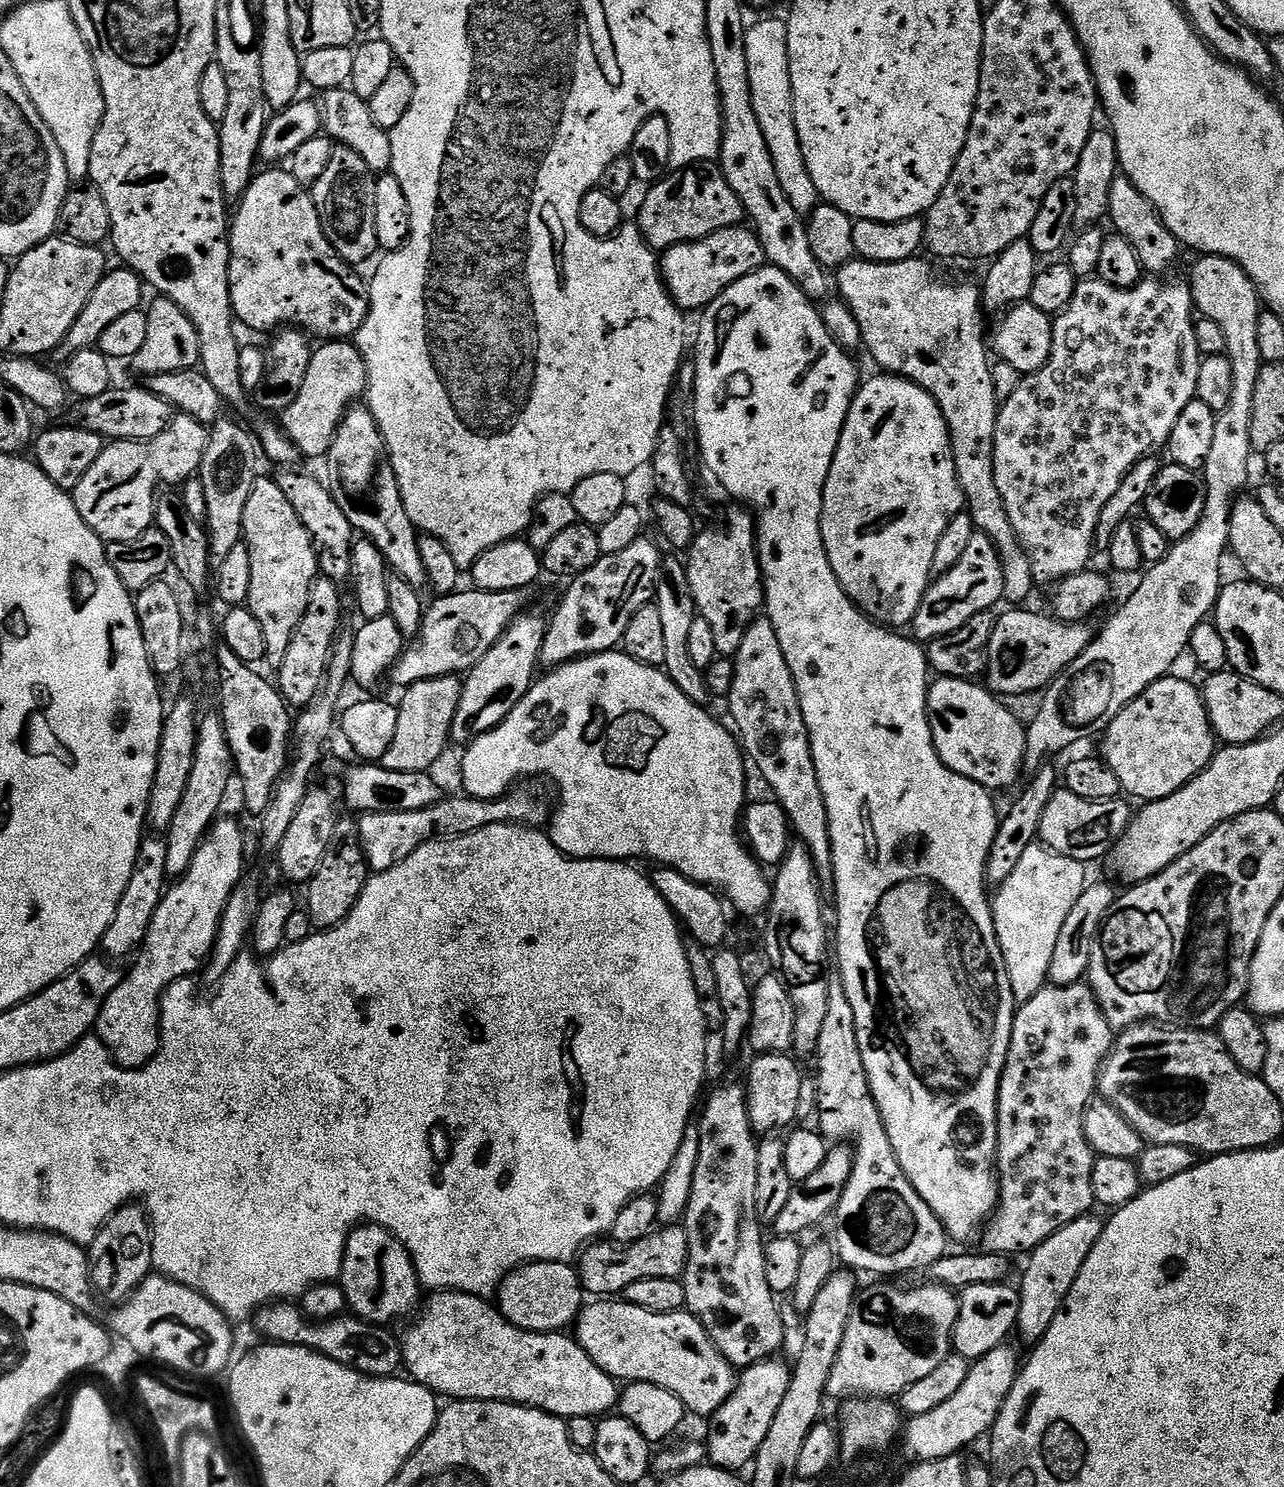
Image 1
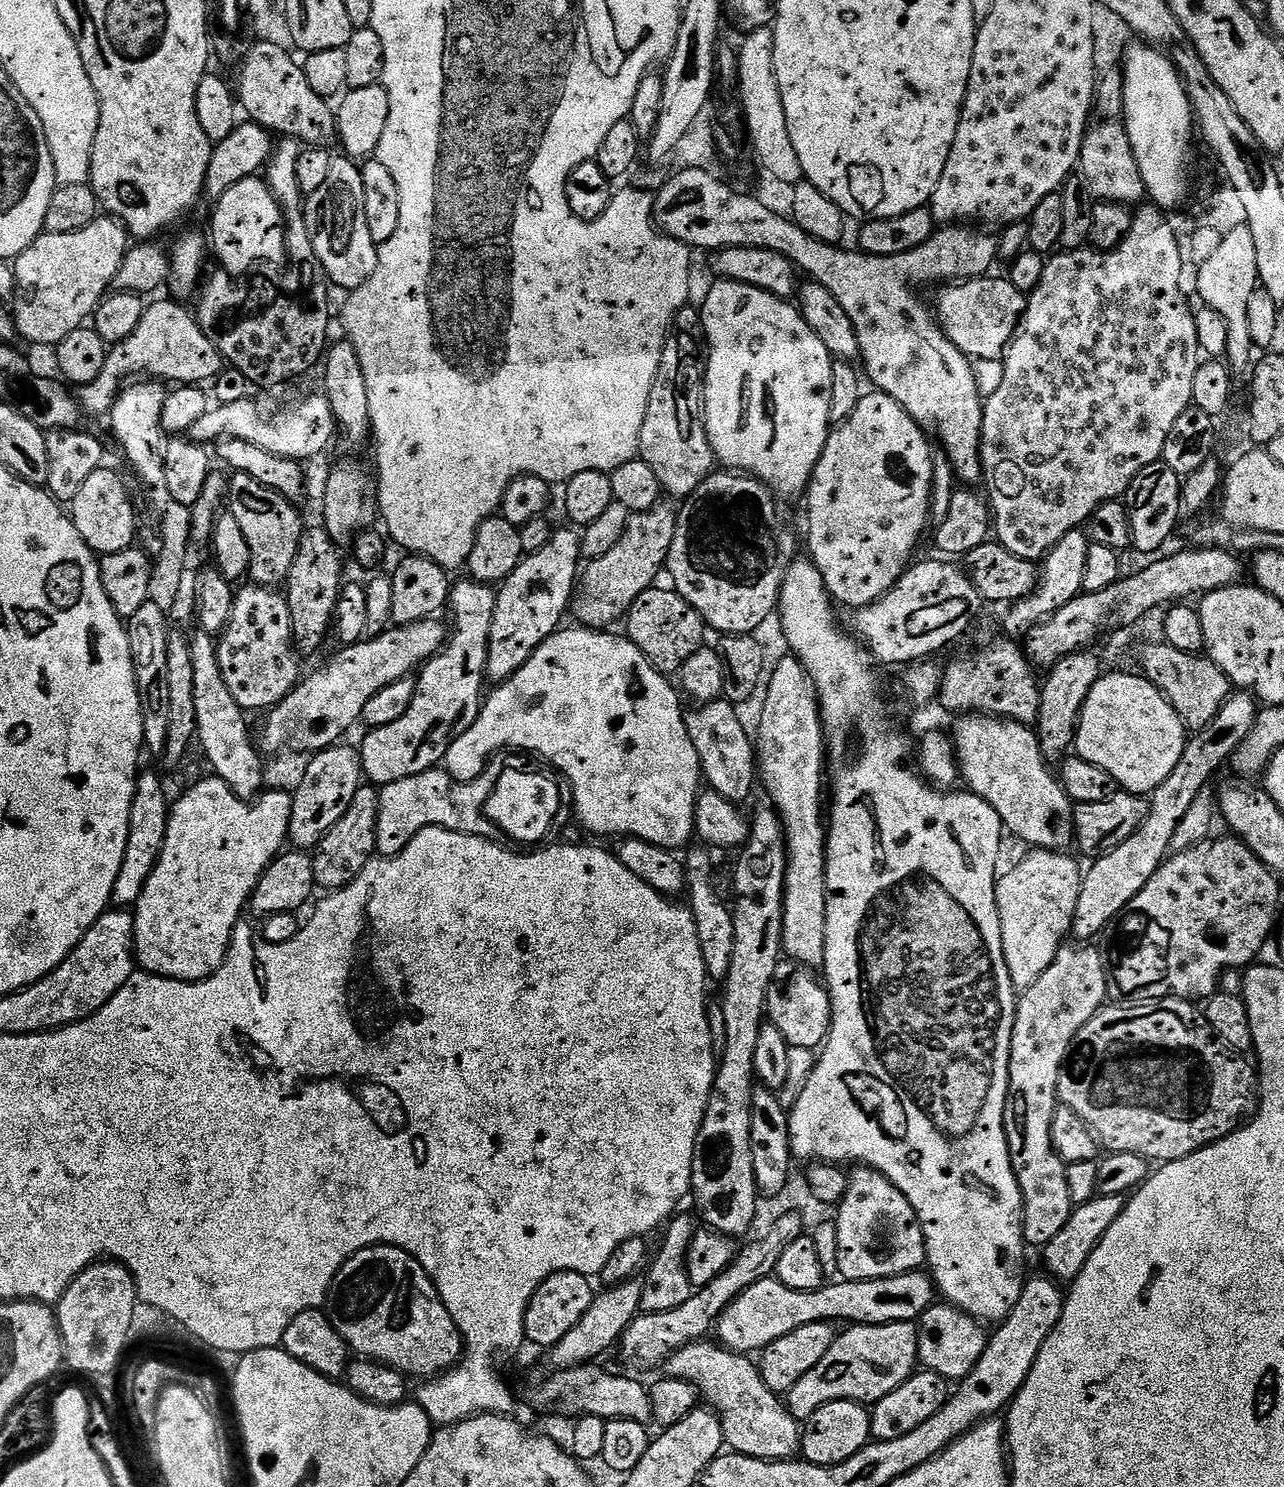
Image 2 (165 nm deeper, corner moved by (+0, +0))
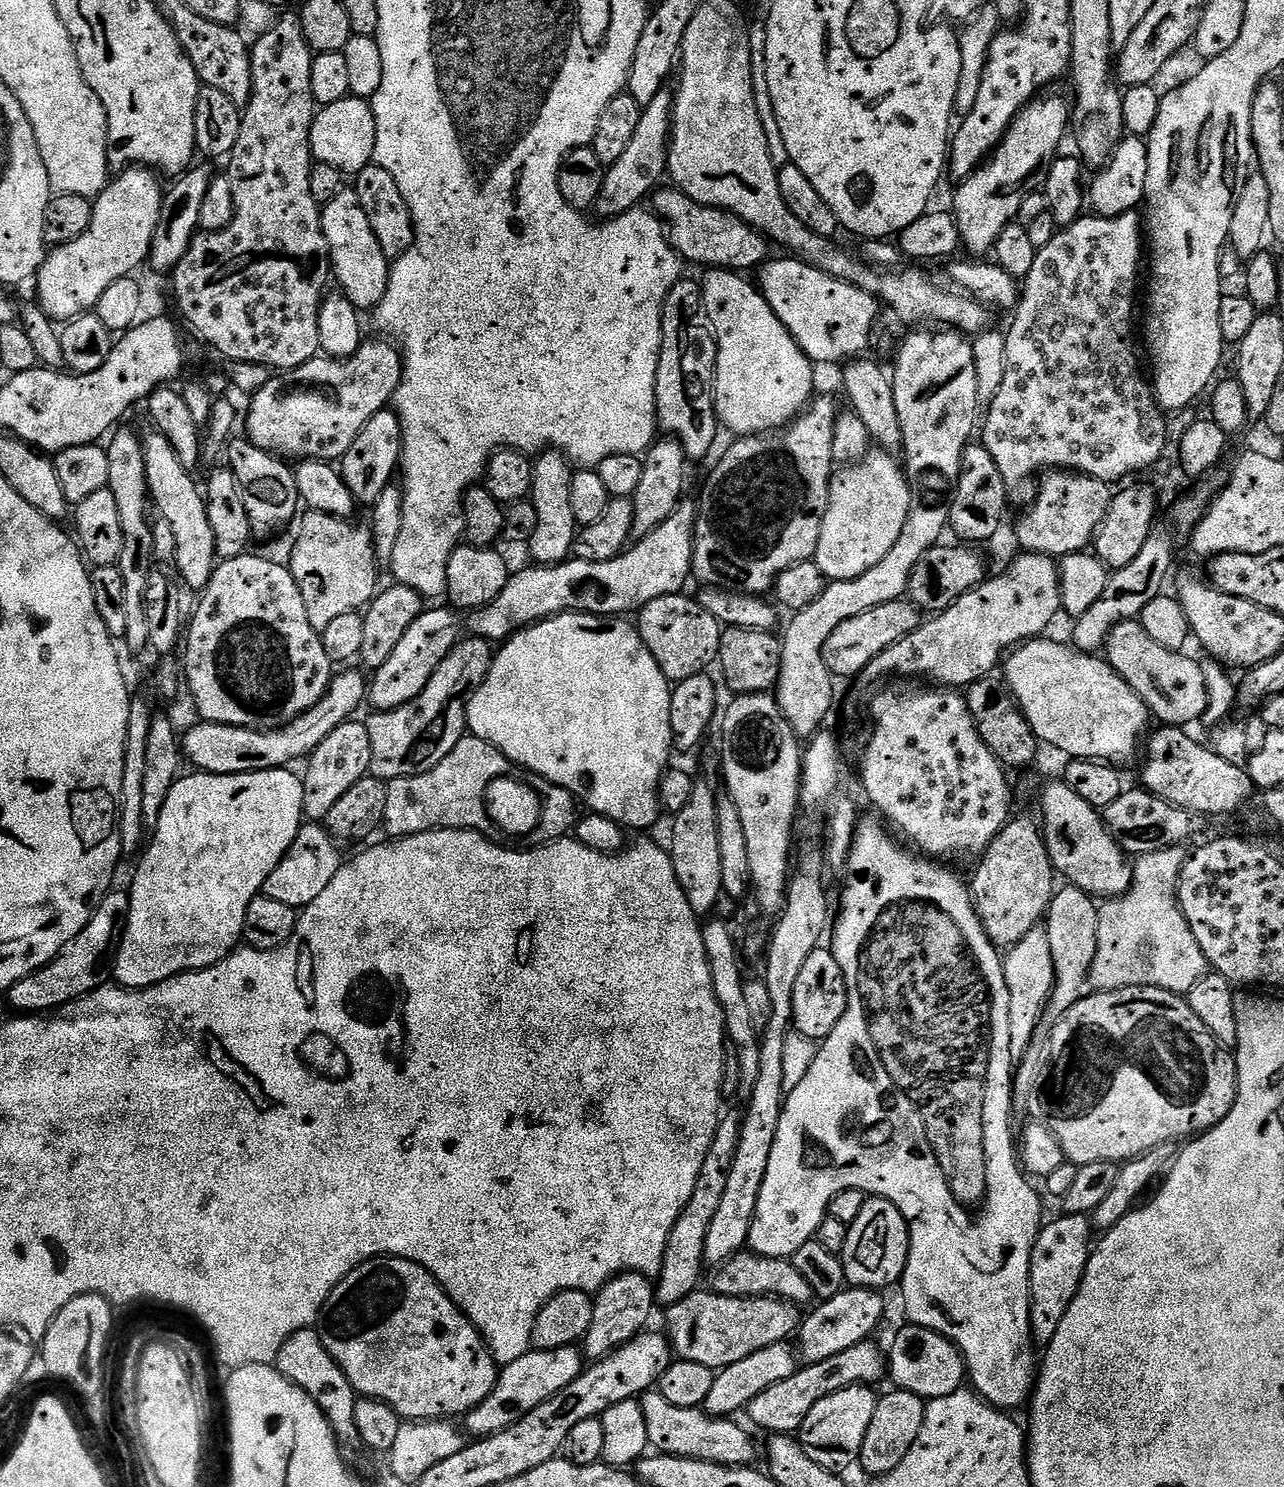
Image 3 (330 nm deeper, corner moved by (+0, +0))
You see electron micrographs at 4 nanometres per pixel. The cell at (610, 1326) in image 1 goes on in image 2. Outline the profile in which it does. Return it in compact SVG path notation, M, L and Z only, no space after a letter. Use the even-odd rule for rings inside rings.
M695 1342L679 1348L674 1355L668 1357L666 1370L668 1376L690 1382L696 1388L697 1393L706 1399L707 1407L715 1412L722 1422L722 1434L725 1445L731 1451L740 1452L750 1458L762 1458L763 1460L791 1460L800 1452L800 1437L802 1435L801 1421L796 1420L790 1414L787 1403L777 1393L766 1386L759 1367L752 1364L747 1355L731 1352L719 1343Z

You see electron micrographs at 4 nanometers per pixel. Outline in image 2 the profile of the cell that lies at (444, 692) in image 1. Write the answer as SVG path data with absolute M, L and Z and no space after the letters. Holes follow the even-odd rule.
M463 578L464 580L456 580L453 583L451 592L448 593L448 608L452 612L452 620L450 624L450 635L441 648L437 656L432 657L427 664L419 669L418 675L415 677L416 689L414 690L414 698L410 702L410 710L406 710L406 714L402 714L402 718L390 722L390 726L382 726L381 728L371 729L367 734L368 737L364 740L364 745L359 745L358 751L360 753L360 766L365 777L368 776L373 785L383 786L390 782L398 782L402 778L410 778L414 774L422 774L429 772L430 769L437 767L443 761L446 750L450 750L450 746L455 740L462 735L466 730L470 730L470 726L474 726L474 722L480 713L480 705L486 696L486 677L488 675L488 651L490 650L490 626L494 622L494 606L496 605L497 589L491 584L479 584L478 581L471 578Z

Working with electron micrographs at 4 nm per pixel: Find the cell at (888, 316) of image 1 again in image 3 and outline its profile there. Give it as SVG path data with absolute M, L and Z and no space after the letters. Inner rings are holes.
M1041 94L1028 103L1012 119L1008 133L1004 135L1000 145L992 151L992 155L980 167L973 170L970 176L955 185L956 193L952 196L950 211L952 217L956 219L960 243L965 253L991 253L995 249L998 234L1002 234L1004 227L1016 220L1018 206L1022 206L1026 194L1037 191L1043 185L1044 177L1048 175L1048 165L1056 159L1061 151L1060 143L1063 142L1064 135L1069 135L1070 132L1070 104L1067 99L1064 101L1060 96L1047 95Z

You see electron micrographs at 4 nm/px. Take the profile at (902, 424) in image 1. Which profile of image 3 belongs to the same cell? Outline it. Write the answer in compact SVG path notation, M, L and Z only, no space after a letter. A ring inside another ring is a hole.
M870 450L857 464L841 467L833 475L814 557L825 581L849 580L866 574L898 542L898 534L902 534L912 509L914 488L901 461L892 456L895 455L888 450Z

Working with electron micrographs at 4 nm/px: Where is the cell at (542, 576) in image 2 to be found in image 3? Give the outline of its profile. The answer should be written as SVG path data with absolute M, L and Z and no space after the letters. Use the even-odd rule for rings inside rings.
M545 450L535 457L532 465L532 491L530 499L538 510L538 527L528 539L526 551L536 564L559 564L573 555L578 525L570 506L570 482L574 468L560 450Z

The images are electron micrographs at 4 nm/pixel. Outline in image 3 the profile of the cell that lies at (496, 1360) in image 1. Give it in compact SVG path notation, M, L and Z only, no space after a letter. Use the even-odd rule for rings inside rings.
M659 1390L644 1393L639 1402L646 1414L649 1445L657 1453L724 1464L727 1468L742 1468L757 1463L756 1444L751 1434L742 1425L735 1424L735 1419L709 1416L703 1407L674 1406L674 1402L666 1402Z

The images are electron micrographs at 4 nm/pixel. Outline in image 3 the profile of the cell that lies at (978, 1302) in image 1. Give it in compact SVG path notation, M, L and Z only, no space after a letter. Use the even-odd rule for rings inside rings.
M908 1324L892 1340L892 1349L887 1349L888 1372L901 1392L918 1394L925 1402L934 1398L946 1398L966 1384L964 1355L942 1334Z

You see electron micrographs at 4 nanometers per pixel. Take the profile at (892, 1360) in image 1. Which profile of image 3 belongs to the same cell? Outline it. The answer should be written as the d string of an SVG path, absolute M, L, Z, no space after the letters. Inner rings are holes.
M865 1342L858 1346L850 1346L850 1350L842 1350L842 1354L834 1354L834 1358L826 1358L826 1362L797 1367L796 1373L786 1382L778 1382L770 1386L770 1390L762 1390L758 1398L754 1398L747 1406L746 1416L749 1416L760 1428L765 1428L768 1434L796 1434L806 1422L806 1414L822 1402L830 1394L855 1384L876 1386L880 1379L885 1379L888 1372L888 1362L885 1353L873 1342Z

